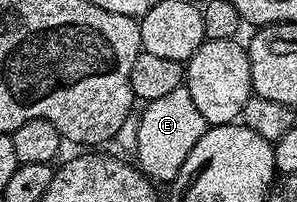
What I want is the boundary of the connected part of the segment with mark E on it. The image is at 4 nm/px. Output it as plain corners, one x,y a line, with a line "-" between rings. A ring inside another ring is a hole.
184,85
175,87
168,95
148,102
139,113
138,151
136,164
142,173
154,183
172,183
179,175
183,163
187,163
187,155
191,155
191,147
199,143
206,131
203,115
199,115
199,107
195,107
191,99
191,91

